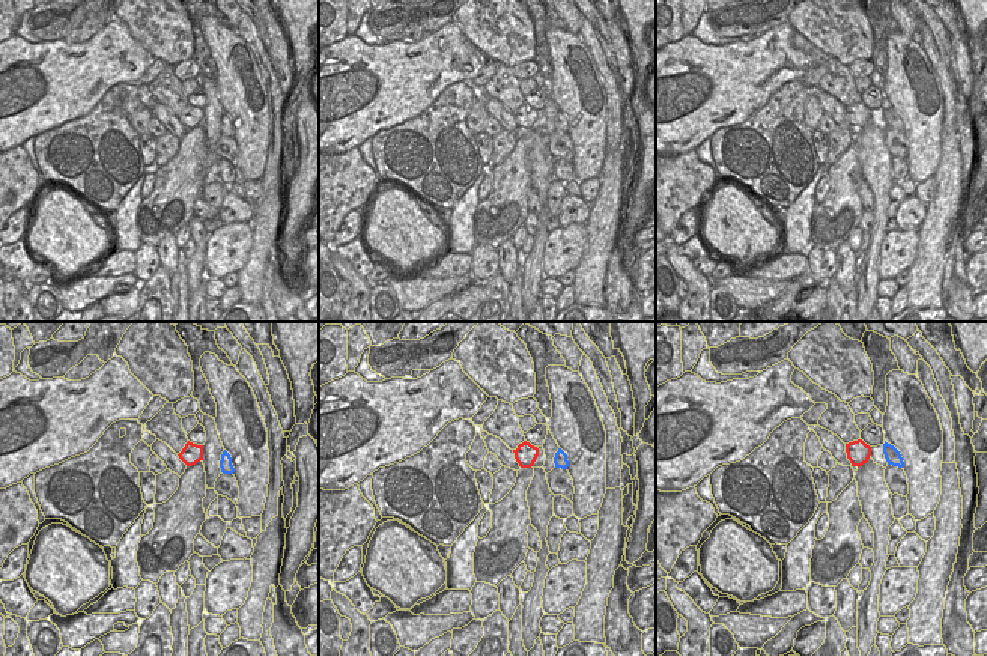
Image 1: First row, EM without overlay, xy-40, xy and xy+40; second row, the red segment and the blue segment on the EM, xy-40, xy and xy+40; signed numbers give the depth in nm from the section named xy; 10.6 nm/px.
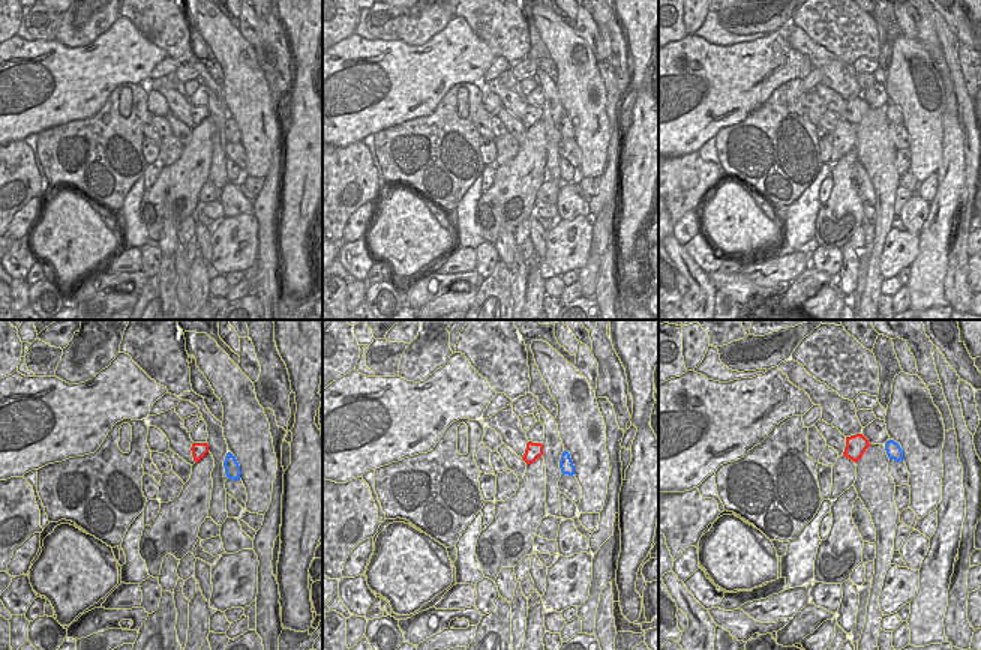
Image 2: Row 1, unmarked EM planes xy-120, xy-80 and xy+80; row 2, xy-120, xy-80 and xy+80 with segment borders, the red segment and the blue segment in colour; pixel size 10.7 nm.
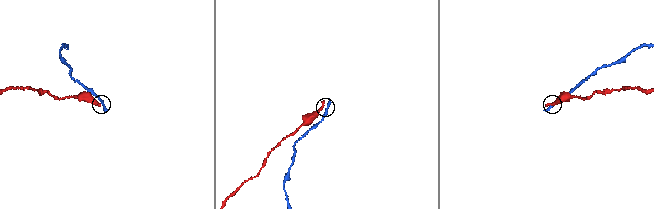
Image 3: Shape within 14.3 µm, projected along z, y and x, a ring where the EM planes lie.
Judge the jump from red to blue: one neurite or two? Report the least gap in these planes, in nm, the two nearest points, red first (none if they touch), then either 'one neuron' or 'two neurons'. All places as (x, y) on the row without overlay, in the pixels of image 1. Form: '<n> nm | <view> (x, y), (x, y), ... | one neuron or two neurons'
140 nm | xy+40 (870, 110), (883, 110) | two neurons

